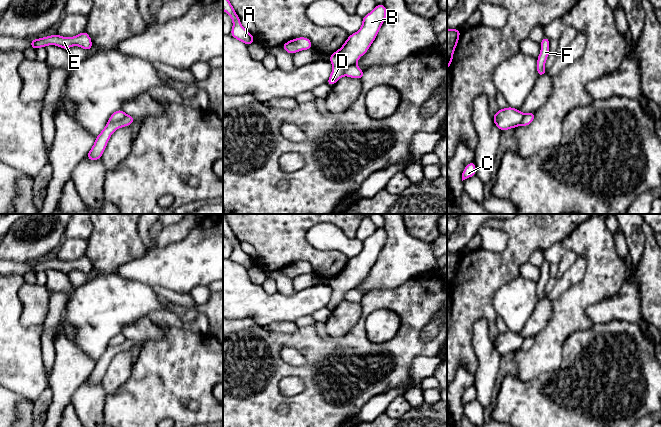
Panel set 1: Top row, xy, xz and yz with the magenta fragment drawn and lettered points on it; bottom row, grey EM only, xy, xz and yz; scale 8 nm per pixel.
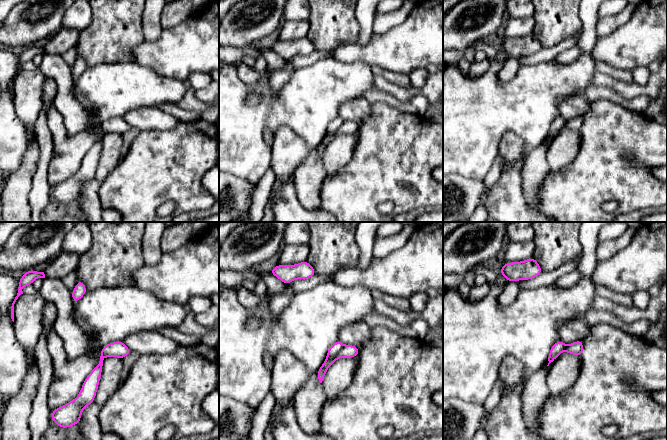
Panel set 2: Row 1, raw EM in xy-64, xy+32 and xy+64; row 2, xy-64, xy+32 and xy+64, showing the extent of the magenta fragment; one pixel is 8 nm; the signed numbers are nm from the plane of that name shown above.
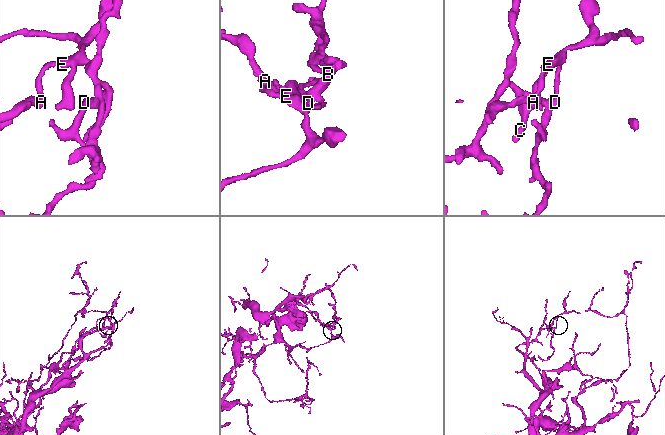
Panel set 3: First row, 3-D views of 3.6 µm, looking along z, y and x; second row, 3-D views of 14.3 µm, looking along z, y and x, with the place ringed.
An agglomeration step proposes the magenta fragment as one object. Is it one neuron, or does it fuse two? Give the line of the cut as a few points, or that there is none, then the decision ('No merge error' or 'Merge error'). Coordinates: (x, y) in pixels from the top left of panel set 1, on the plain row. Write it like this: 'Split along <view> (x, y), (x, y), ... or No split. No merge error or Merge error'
Split along xy (126, 339), (120, 344), (108, 346). Merge error

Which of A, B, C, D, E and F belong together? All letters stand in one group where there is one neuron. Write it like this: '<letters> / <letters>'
A E F / B C D

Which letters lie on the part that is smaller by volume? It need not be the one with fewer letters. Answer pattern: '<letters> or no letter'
A, E, F

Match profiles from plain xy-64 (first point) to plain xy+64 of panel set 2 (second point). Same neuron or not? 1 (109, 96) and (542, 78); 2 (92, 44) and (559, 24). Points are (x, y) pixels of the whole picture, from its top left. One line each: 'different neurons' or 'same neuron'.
1: same neuron
2: same neuron

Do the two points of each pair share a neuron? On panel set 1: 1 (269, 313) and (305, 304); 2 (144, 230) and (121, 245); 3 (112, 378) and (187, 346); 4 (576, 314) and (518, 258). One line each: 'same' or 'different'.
1: same
2: different
3: different
4: different

